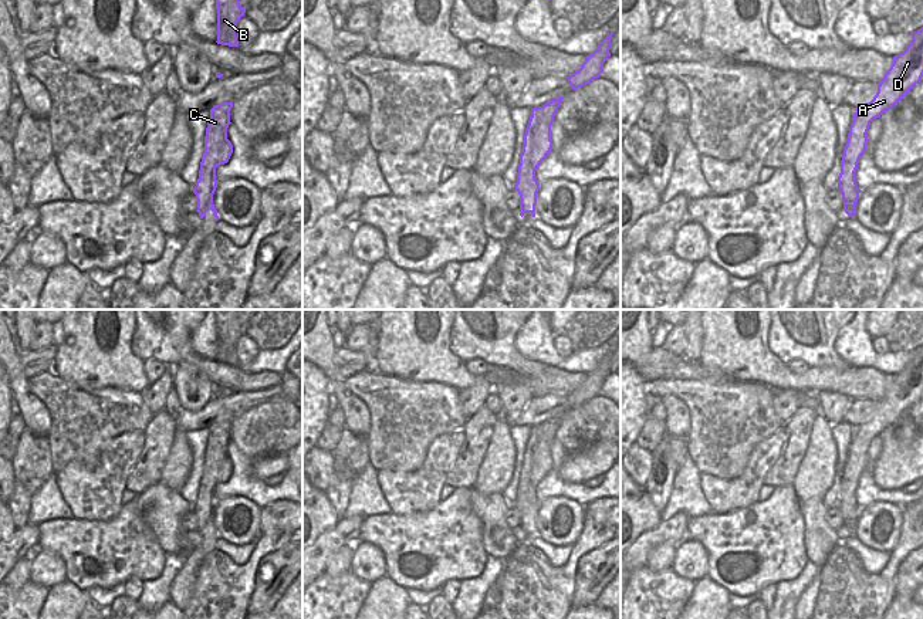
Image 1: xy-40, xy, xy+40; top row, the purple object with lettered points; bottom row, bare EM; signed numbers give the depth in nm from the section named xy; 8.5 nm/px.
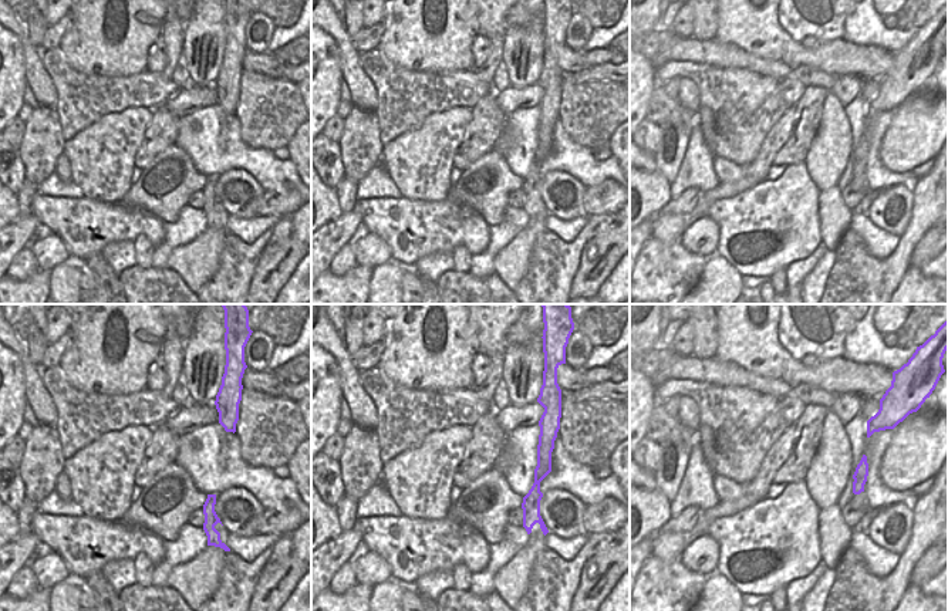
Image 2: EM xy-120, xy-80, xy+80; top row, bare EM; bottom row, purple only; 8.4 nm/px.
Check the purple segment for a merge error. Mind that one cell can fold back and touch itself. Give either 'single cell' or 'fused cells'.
fused cells

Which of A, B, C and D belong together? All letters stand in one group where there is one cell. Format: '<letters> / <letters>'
A D / B C

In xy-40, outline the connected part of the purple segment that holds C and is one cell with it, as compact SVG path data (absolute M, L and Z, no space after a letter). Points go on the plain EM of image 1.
M222 420L210 427L210 436L207 439L204 454L204 471L200 480L199 497L193 507L196 513L197 531L200 537L206 534L209 528L213 530L216 539L219 538L217 528L213 522L213 513L217 505L216 487L212 483L216 480L216 474L222 470L222 466L227 457L227 446L230 440L230 429L233 420Z

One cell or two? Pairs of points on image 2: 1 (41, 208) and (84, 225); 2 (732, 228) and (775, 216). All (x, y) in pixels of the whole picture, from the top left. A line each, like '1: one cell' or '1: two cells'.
1: one cell
2: one cell

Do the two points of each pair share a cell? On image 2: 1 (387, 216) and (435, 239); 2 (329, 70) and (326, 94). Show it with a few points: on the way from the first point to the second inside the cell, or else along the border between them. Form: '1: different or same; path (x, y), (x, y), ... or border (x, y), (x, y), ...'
1: same; path (398, 222), (411, 228), (424, 228)
2: same; path (326, 76), (326, 88)

